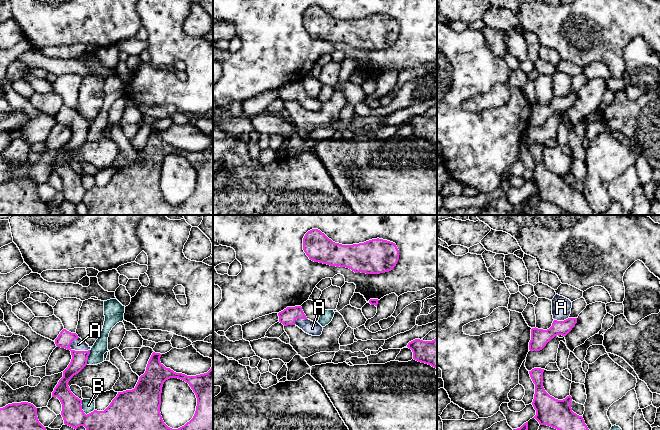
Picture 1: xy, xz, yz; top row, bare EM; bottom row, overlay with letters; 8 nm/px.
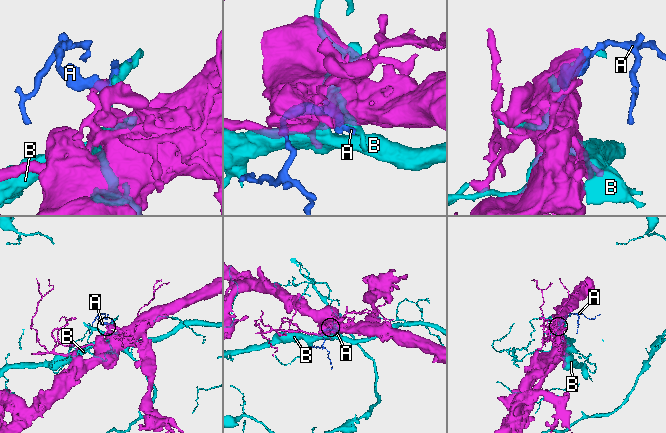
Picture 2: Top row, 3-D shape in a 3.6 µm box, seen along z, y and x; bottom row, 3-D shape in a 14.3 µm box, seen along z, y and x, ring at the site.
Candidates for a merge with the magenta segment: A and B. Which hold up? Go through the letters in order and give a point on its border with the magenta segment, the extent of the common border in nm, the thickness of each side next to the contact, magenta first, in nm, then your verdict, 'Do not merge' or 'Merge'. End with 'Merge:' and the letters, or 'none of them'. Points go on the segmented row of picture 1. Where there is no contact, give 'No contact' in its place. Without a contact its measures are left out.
A: Touches magenta at xy (79, 351). Shared border 170 nm. Thickness 130 nm (magenta) against 100 nm. Merge
B: Touches magenta at xy (83, 411). Shared border 140 nm. Thickness 190 nm (magenta) against 110 nm. Do not merge
Merge: A

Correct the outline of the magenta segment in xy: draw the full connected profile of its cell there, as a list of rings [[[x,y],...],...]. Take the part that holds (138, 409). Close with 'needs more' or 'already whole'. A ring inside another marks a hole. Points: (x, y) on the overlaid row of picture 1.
[[[66,329],[60,332],[55,339],[55,344],[57,347],[70,350],[72,355],[70,364],[63,371],[63,377],[52,392],[52,397],[57,397],[62,404],[61,415],[65,425],[74,429],[84,426],[86,430],[213,430],[213,358],[211,358],[212,367],[207,373],[187,376],[166,368],[160,362],[162,354],[153,352],[145,373],[139,377],[134,389],[118,392],[104,411],[94,410],[86,415],[82,410],[82,400],[71,392],[68,382],[87,365],[91,347],[79,338],[76,333],[71,333]],[[170,378],[178,378],[188,383],[197,398],[197,406],[193,418],[178,429],[168,427],[160,413],[162,387],[164,382]]] | needs more

